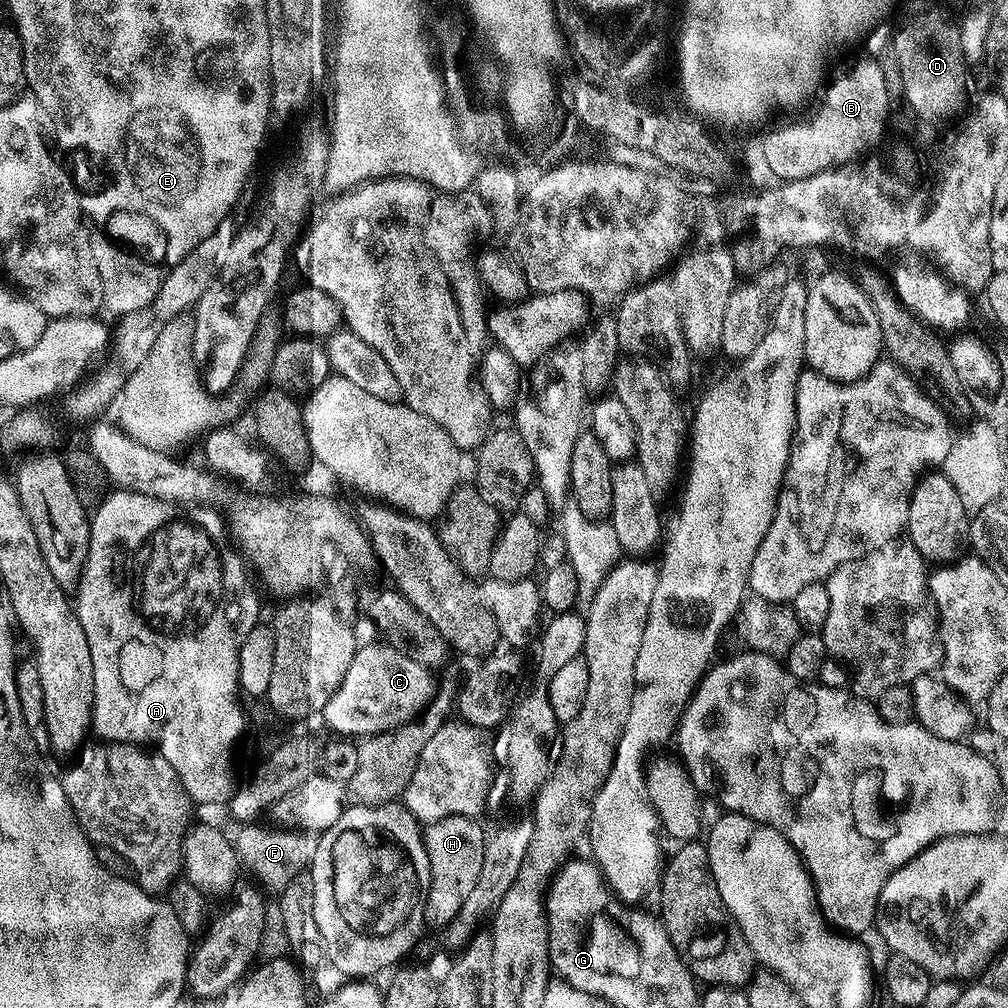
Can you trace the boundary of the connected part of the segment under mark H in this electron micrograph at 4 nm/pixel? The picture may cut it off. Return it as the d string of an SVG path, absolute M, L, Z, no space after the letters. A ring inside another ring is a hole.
M450 816L429 823L423 829L426 854L432 867L430 886L424 898L424 919L429 925L451 924L482 874L486 832L479 822L479 819L470 816Z

